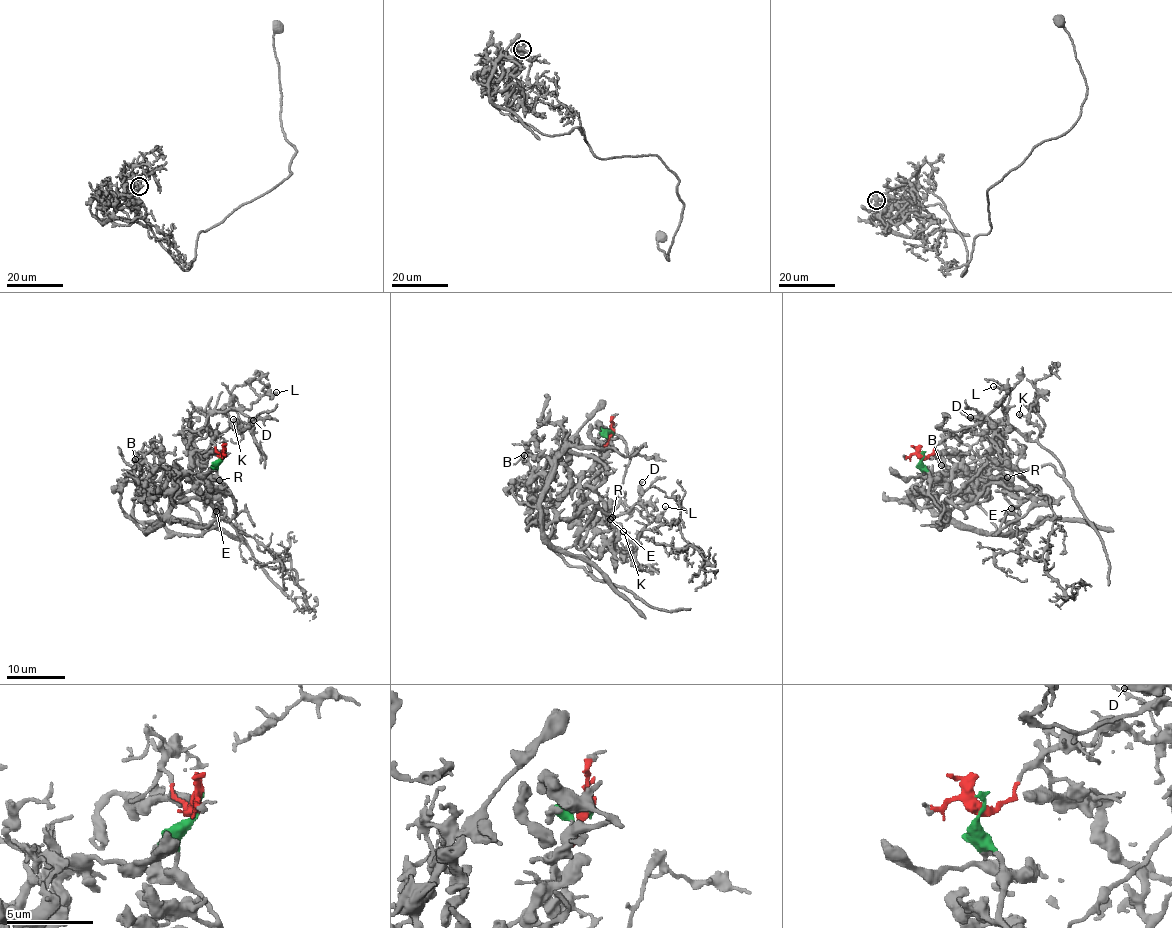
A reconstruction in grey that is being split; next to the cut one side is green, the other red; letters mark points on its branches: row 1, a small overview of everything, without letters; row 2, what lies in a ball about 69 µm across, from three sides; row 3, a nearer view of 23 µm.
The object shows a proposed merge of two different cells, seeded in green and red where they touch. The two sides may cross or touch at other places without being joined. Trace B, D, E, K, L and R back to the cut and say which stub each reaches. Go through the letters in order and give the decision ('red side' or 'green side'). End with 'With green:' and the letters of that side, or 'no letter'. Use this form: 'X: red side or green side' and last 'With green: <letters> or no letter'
B: red side
D: red side
E: green side
K: red side
L: red side
R: green side
With green: E, R

